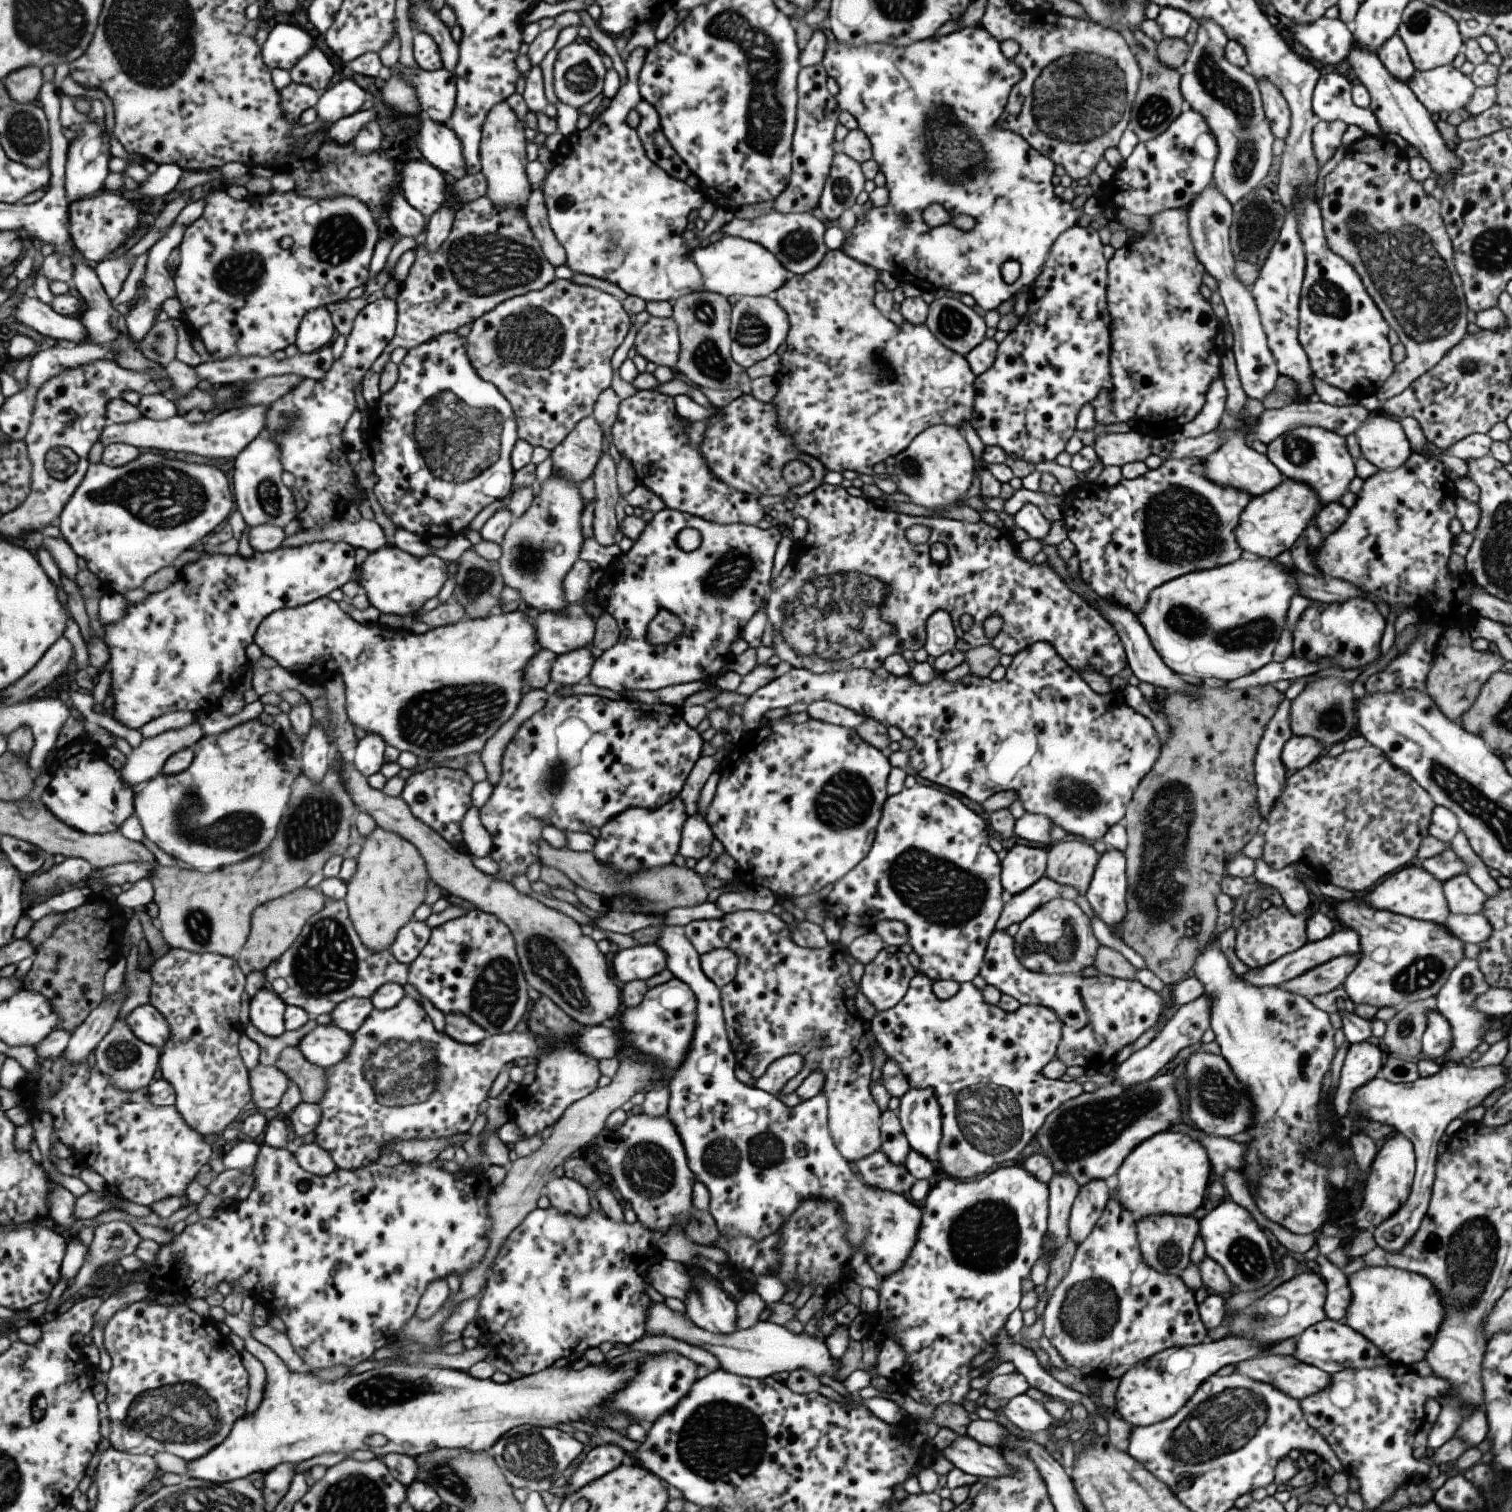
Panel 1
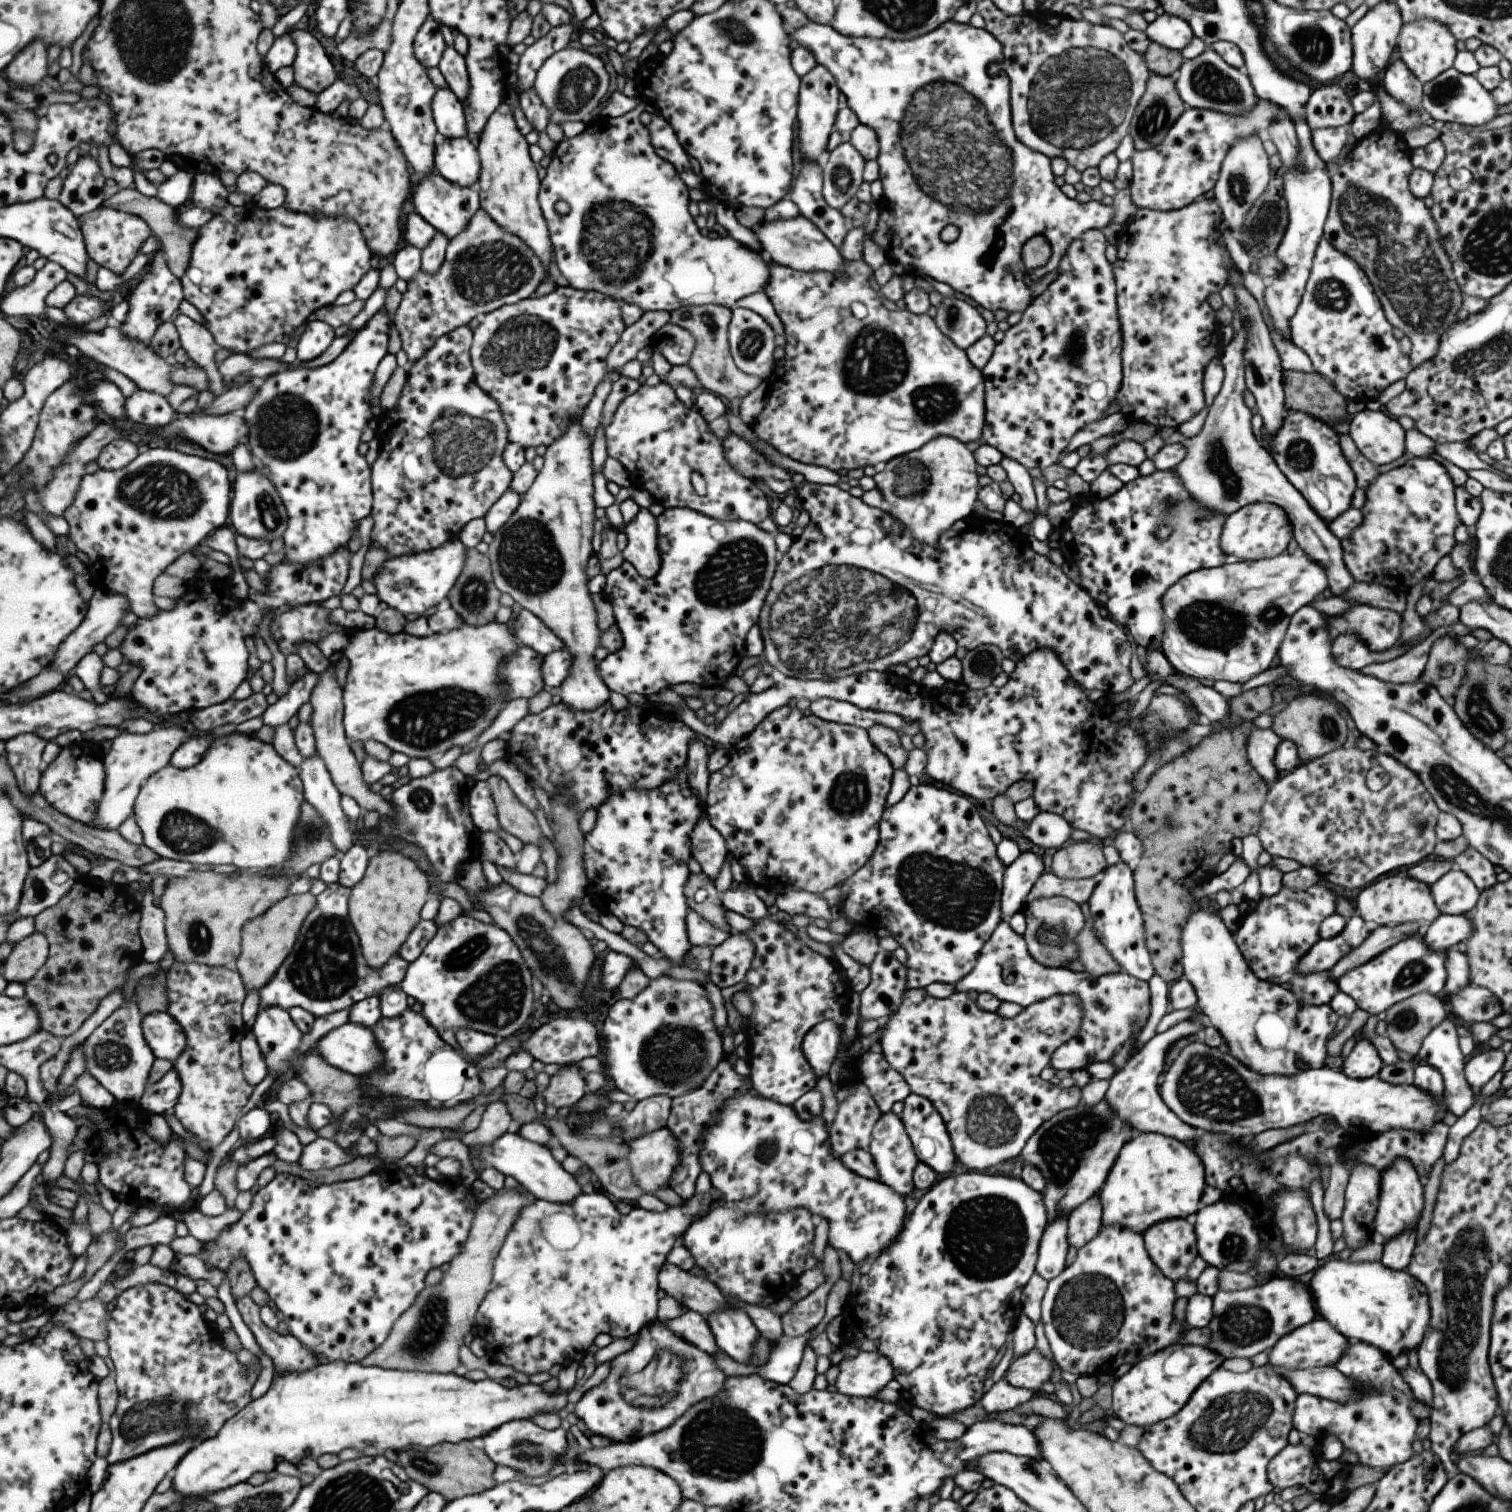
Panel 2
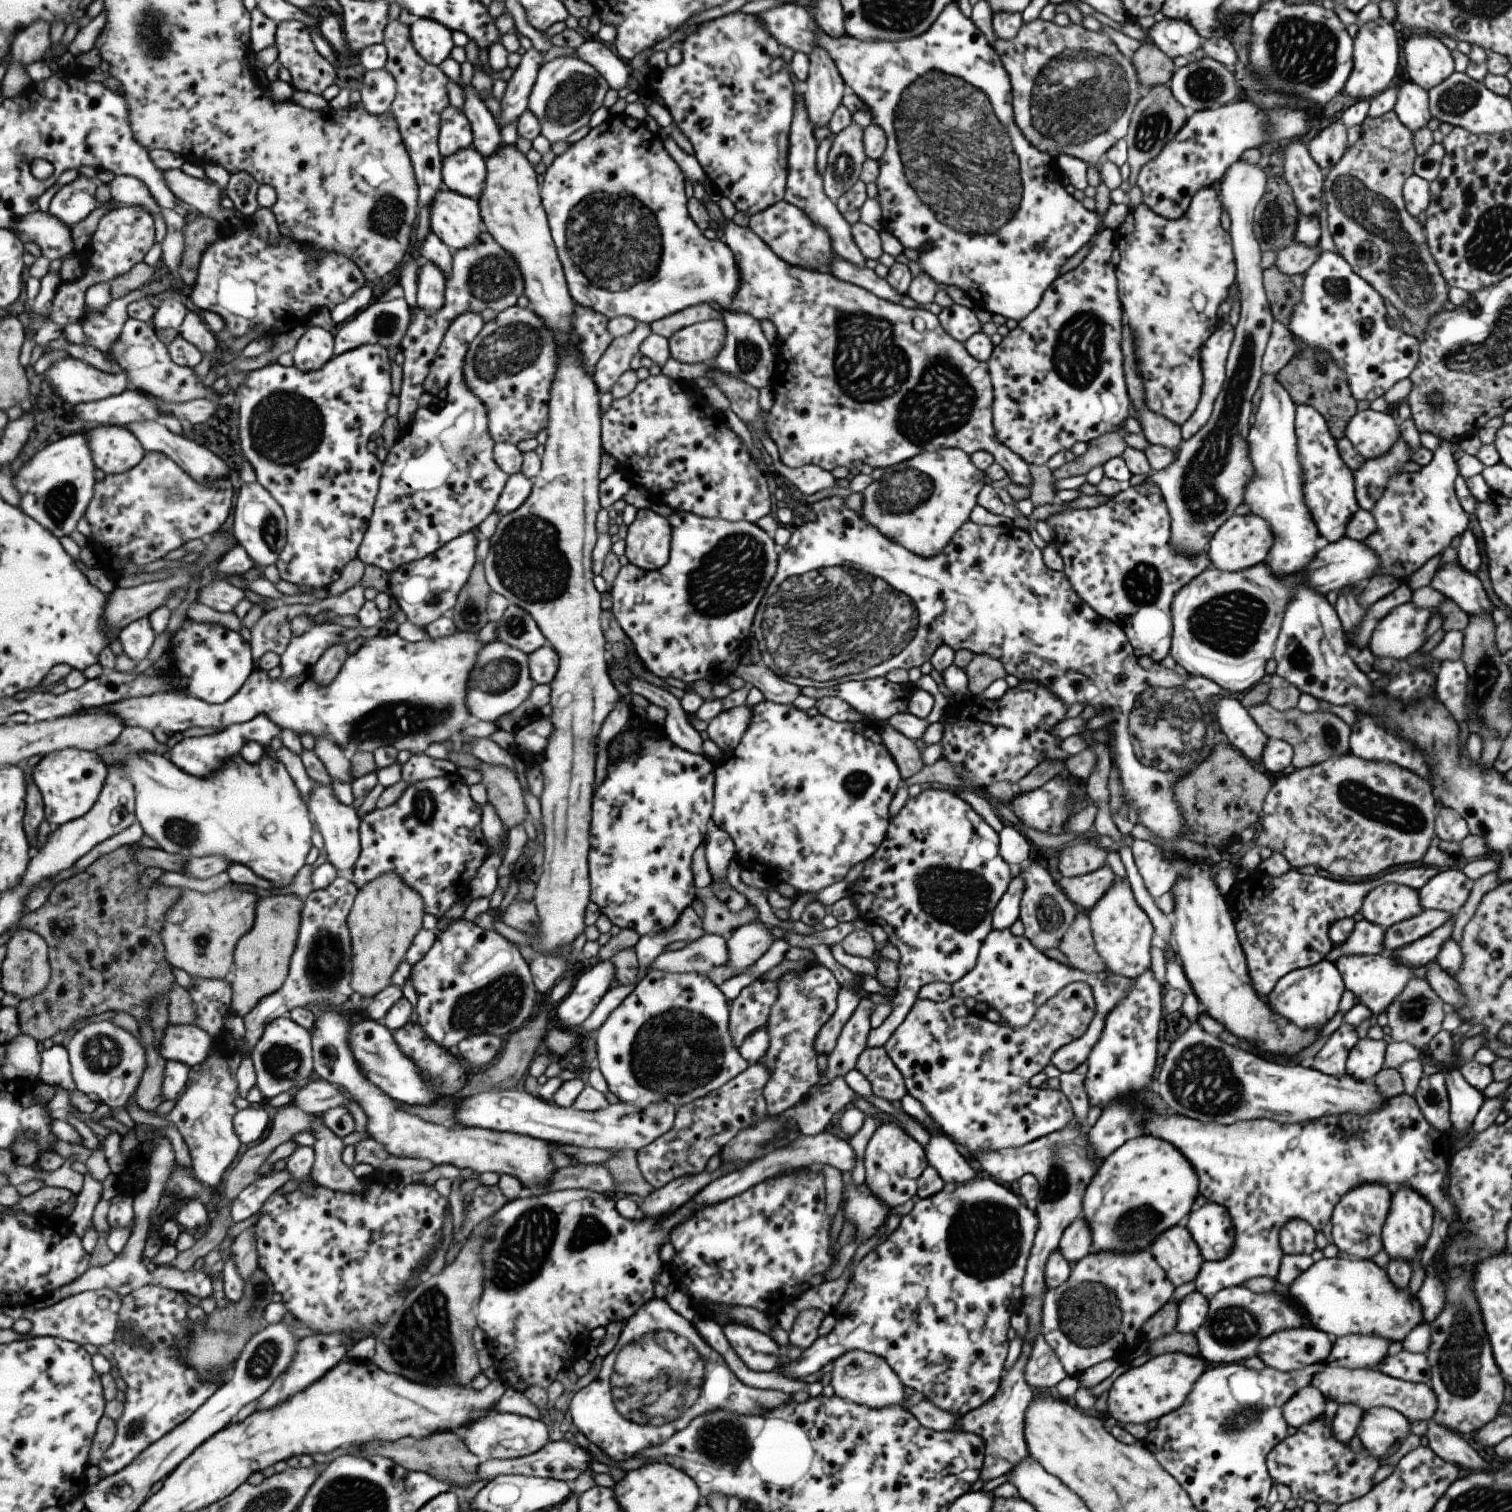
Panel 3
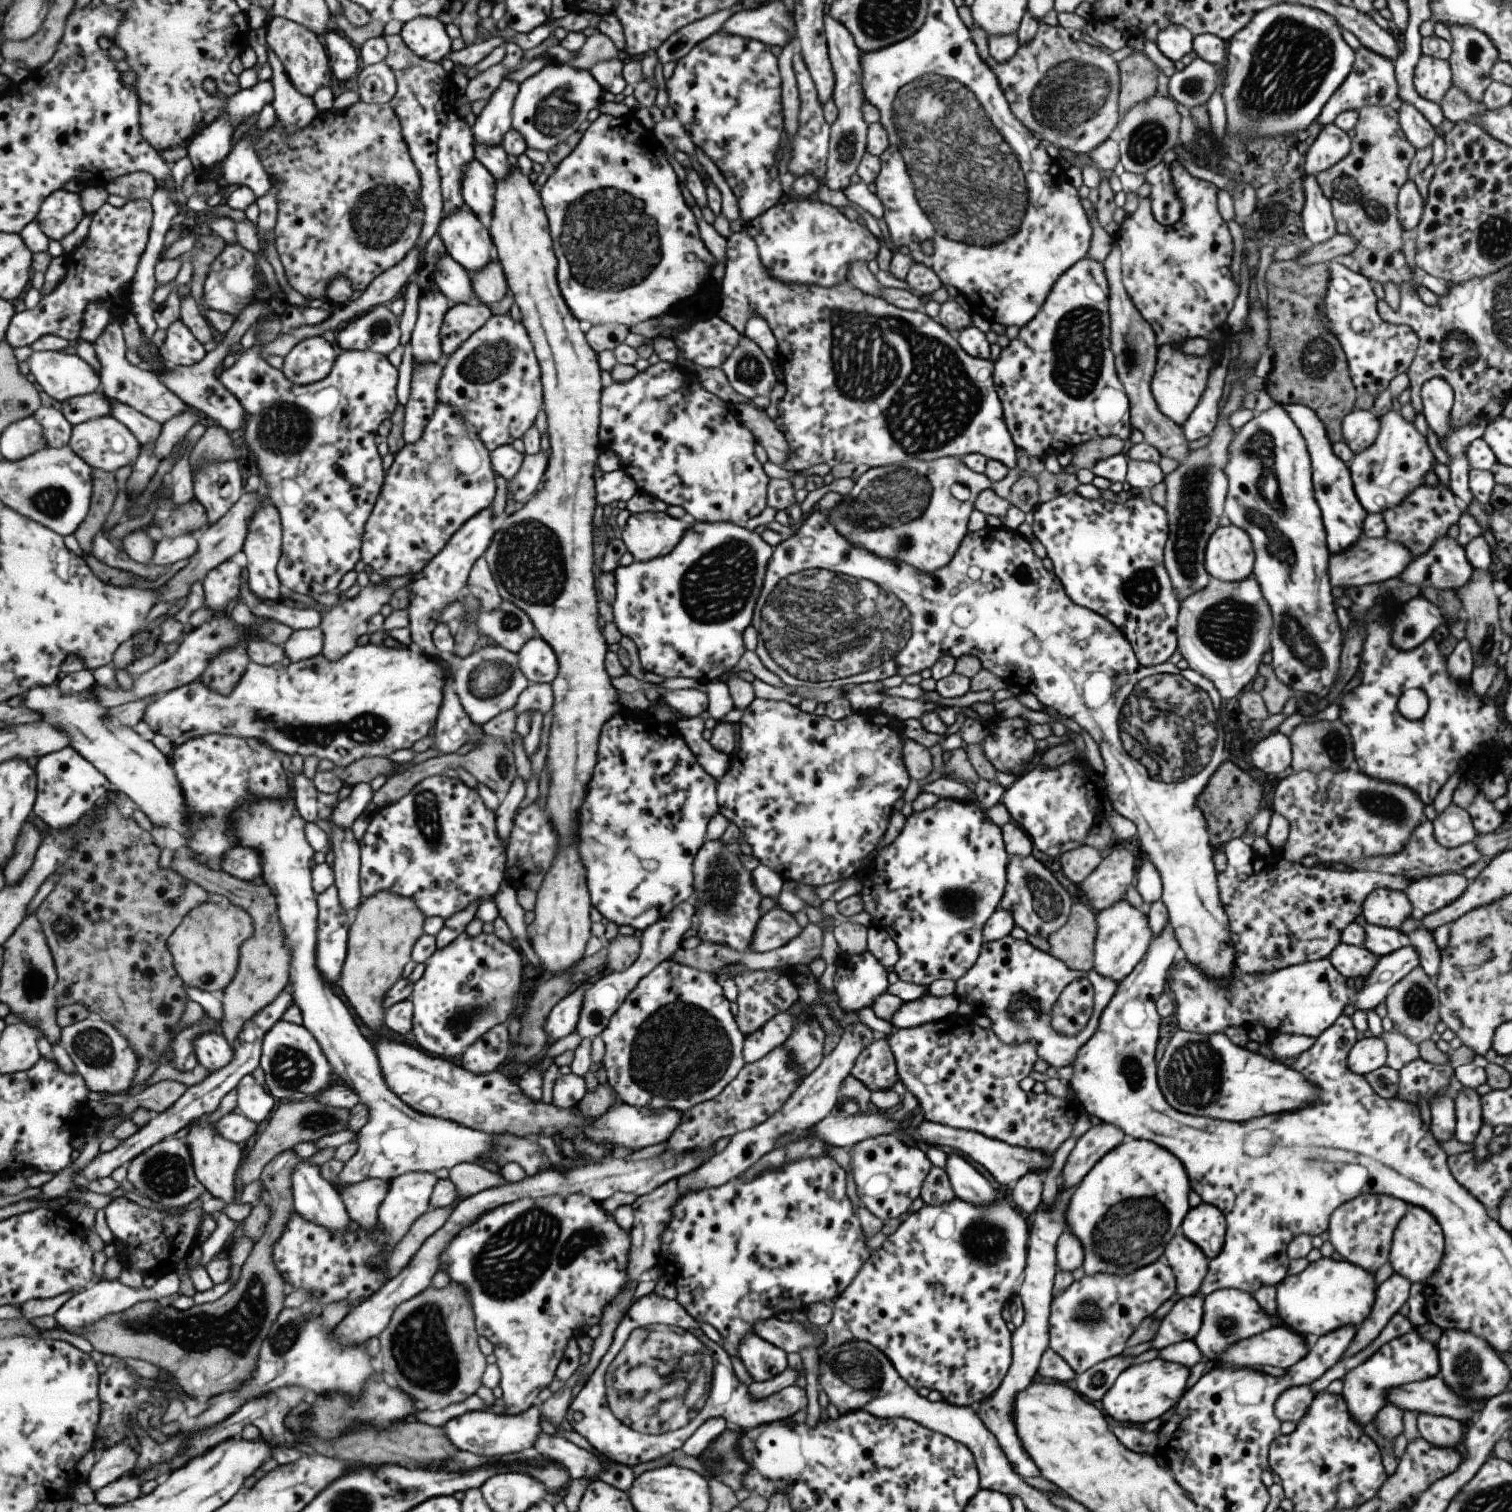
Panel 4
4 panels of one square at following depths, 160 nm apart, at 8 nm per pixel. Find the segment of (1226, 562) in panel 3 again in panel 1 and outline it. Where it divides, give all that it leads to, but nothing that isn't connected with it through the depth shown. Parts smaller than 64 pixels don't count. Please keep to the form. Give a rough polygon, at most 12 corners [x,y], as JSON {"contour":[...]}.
{"contour":[[1282,477],[1245,504],[1233,528],[1241,551],[1289,552],[1320,508]]}

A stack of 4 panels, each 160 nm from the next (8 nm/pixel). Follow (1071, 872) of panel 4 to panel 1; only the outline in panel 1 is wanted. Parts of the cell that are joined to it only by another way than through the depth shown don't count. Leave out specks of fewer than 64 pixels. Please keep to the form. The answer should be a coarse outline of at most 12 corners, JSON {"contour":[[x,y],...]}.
{"contour":[[1080,838],[1046,852],[1045,876],[1085,895],[1099,854]]}

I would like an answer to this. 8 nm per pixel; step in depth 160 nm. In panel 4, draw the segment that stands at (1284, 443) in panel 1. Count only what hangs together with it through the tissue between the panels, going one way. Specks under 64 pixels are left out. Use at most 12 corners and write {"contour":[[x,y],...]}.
{"contour":[[1281,405],[1310,459],[1329,554],[1363,538],[1365,510],[1313,410]]}

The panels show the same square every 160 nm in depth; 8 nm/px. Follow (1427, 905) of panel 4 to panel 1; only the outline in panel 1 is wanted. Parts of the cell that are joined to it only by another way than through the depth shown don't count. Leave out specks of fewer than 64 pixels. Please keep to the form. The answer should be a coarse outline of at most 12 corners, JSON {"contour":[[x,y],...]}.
{"contour":[[1463,874],[1441,884],[1453,915],[1478,914],[1486,895]]}

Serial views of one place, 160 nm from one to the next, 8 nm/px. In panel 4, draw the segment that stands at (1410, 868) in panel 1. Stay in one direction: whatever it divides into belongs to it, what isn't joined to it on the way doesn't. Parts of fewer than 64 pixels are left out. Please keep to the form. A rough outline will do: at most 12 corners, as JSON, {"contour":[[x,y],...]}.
{"contour":[[1379,887],[1365,898],[1368,925],[1399,929],[1414,912],[1403,891]]}

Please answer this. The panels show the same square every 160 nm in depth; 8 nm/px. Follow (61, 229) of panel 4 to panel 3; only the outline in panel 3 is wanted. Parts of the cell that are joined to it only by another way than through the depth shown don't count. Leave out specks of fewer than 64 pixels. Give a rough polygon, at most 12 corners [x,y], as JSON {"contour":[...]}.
{"contour":[[93,173],[58,190],[48,211],[73,228],[96,210]]}

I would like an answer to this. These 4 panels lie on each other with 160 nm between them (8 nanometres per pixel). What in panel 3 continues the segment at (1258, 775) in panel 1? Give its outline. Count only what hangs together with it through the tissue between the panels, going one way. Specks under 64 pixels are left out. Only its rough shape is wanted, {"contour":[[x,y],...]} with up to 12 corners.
{"contour":[[1222,697],[1215,720],[1231,747],[1261,763],[1268,737],[1237,700]]}

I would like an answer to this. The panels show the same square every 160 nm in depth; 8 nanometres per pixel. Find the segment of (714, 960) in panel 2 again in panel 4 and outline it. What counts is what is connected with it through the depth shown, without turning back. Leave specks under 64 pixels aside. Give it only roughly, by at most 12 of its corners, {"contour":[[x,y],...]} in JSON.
{"contour":[[776,906],[757,920],[749,949],[763,953],[799,936],[794,916]]}

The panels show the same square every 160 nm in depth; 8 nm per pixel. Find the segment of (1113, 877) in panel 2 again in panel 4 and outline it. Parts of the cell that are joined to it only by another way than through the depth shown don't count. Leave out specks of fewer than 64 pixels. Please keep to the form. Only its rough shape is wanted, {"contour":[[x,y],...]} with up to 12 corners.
{"contour":[[1127,900],[1096,914],[1093,967],[1121,981],[1152,936]]}

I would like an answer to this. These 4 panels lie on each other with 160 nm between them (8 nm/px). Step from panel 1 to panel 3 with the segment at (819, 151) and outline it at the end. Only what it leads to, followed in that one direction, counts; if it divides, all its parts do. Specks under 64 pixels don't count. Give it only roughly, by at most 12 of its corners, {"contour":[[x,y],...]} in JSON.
{"contour":[[811,46],[802,98],[811,127],[829,123],[848,89]]}

